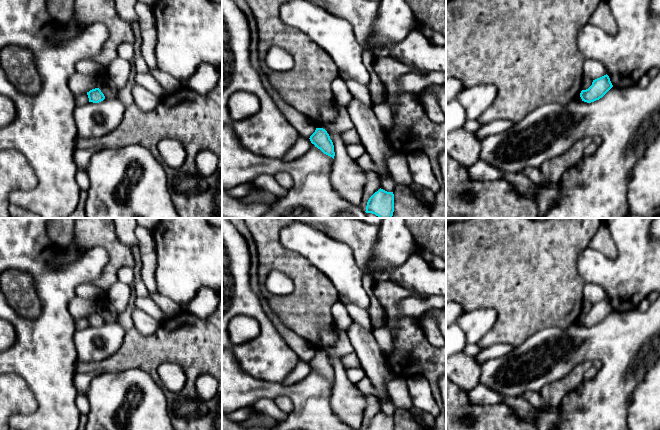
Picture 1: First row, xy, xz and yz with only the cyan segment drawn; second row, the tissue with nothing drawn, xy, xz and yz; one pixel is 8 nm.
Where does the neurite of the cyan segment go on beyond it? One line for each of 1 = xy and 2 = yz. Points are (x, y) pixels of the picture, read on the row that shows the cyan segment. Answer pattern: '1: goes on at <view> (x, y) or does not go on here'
1: does not go on here
2: does not go on here

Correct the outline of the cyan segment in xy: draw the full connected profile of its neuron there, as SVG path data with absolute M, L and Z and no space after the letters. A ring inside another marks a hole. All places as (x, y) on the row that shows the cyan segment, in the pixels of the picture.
M95 88L87 92L89 102L99 103L105 99L104 94L99 88Z

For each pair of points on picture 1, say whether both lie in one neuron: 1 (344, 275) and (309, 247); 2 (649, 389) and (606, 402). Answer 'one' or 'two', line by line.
1: one
2: two

